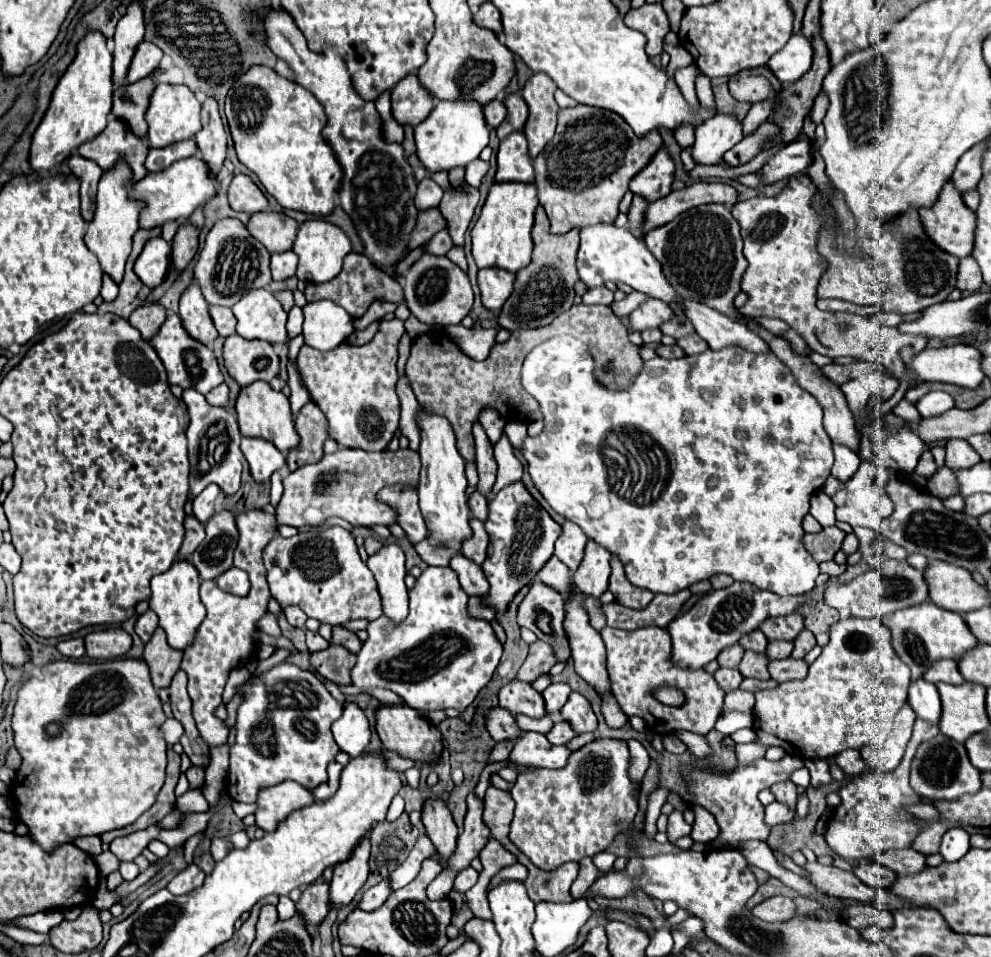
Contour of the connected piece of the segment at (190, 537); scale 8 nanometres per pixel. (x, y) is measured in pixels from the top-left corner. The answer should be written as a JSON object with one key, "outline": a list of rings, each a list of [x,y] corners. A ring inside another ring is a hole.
{"outline":[[[187,516],[185,518],[185,540],[181,544],[177,560],[189,560],[191,554],[197,550],[197,546],[203,542],[203,538],[205,538],[205,526],[195,516]]]}

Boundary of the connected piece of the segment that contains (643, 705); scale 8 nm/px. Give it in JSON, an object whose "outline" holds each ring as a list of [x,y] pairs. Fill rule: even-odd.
{"outline":[[[603,628],[603,642],[607,648],[607,674],[611,690],[627,716],[639,716],[647,728],[655,728],[655,734],[673,734],[677,730],[689,730],[705,736],[713,730],[715,720],[721,714],[725,692],[715,682],[713,674],[701,670],[685,670],[671,662],[671,636],[665,628],[641,628],[641,630],[619,630]],[[667,684],[685,692],[687,702],[681,708],[671,708],[653,698],[653,688]]]}

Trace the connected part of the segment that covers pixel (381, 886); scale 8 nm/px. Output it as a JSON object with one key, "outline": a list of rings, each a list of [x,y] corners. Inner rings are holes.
{"outline":[[[383,880],[383,882],[379,882],[379,884],[373,886],[373,888],[369,888],[369,890],[363,894],[363,898],[361,898],[361,902],[359,902],[359,908],[365,910],[365,912],[373,912],[373,910],[377,910],[379,906],[383,906],[383,902],[387,900],[389,894],[391,894],[389,882]]]}

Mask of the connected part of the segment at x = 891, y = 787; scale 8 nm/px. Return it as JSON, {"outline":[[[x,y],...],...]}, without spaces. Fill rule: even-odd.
{"outline":[[[915,720],[913,736],[907,744],[901,764],[887,774],[861,774],[851,780],[851,784],[839,790],[841,806],[831,812],[829,830],[825,834],[827,844],[845,860],[853,858],[873,858],[893,848],[909,848],[911,840],[917,836],[919,826],[913,822],[911,814],[905,810],[905,804],[921,802],[921,798],[909,786],[909,766],[915,756],[915,750],[927,738],[933,738],[939,732],[937,726],[925,720]]]}

